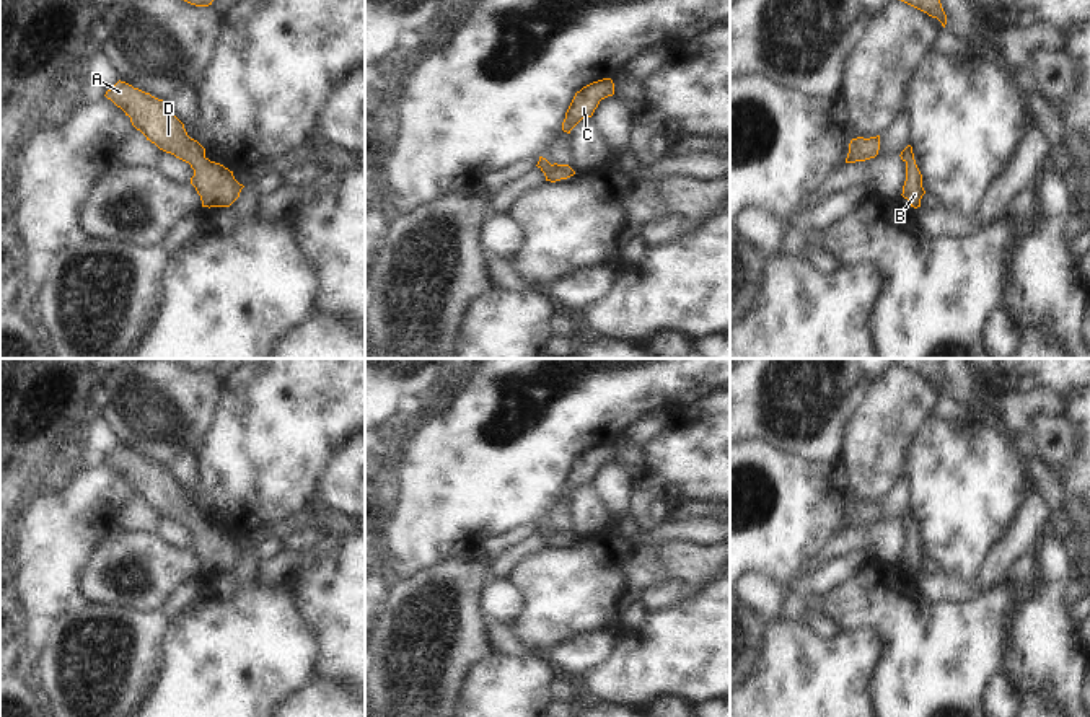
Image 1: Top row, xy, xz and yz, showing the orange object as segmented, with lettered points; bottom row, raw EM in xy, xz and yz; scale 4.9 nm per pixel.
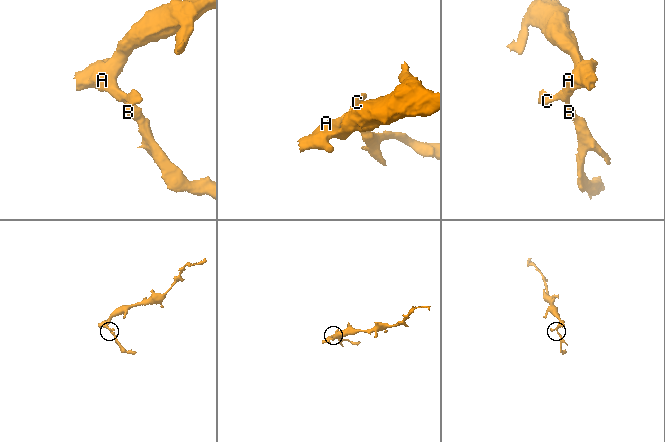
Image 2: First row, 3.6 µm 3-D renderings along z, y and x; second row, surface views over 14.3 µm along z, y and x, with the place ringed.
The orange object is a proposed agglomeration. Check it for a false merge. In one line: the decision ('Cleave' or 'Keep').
Keep.

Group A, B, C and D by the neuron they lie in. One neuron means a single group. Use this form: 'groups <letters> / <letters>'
groups A B C D

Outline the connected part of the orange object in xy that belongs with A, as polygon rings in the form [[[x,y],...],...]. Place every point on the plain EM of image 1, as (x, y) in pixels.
[[[121,445],[104,461],[130,482],[147,505],[191,530],[191,549],[202,572],[230,572],[240,562],[244,551],[235,544],[233,536],[205,521],[205,513],[187,500],[168,468]]]

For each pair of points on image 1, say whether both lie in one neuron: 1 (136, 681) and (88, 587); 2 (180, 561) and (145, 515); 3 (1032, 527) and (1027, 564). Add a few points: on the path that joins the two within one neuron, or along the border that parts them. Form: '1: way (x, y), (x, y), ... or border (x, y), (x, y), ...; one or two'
1: border (88, 602), (134, 610); two
2: border (127, 530), (153, 533); two
3: border (1030, 554), (1010, 567), (1009, 579); two

